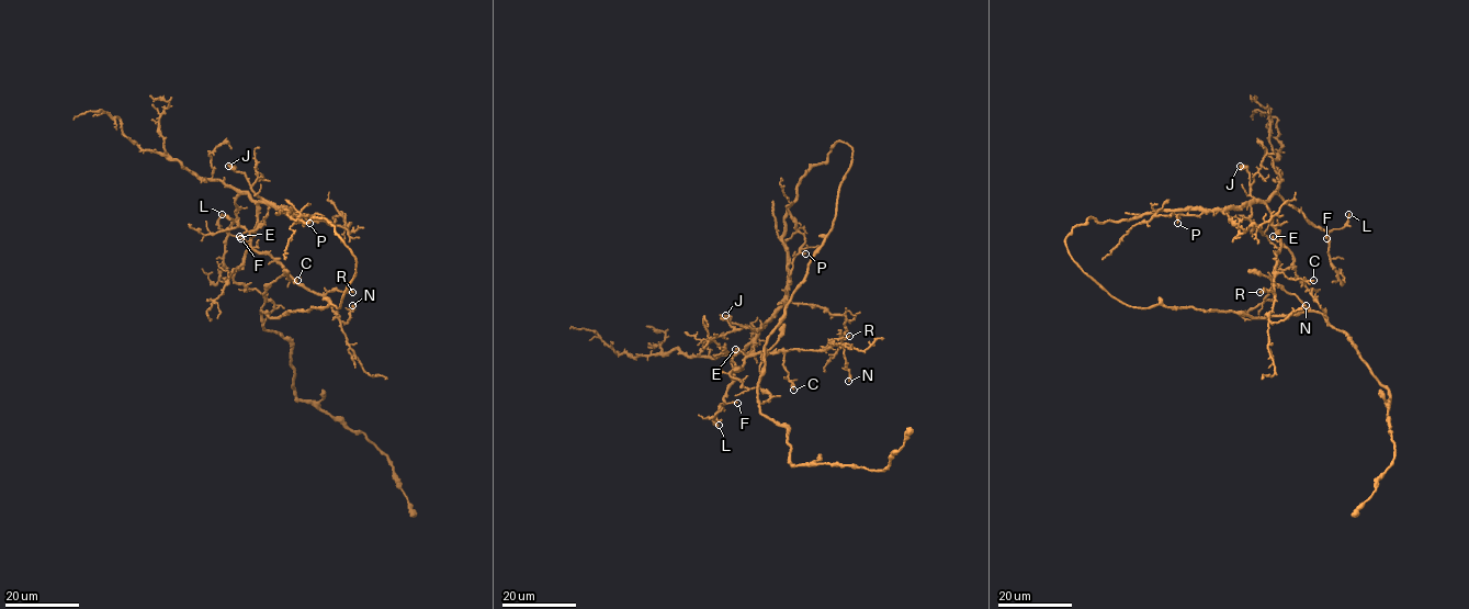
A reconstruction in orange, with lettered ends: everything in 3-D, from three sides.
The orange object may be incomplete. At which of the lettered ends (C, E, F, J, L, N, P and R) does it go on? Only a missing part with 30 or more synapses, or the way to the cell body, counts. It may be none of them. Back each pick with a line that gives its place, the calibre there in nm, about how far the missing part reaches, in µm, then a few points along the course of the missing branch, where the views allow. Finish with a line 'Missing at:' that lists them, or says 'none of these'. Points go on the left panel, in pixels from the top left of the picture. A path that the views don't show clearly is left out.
Missing at: none of these

